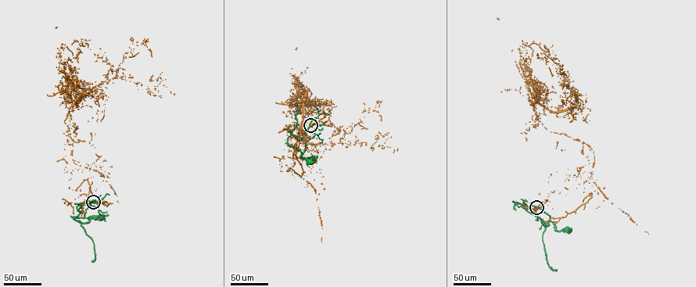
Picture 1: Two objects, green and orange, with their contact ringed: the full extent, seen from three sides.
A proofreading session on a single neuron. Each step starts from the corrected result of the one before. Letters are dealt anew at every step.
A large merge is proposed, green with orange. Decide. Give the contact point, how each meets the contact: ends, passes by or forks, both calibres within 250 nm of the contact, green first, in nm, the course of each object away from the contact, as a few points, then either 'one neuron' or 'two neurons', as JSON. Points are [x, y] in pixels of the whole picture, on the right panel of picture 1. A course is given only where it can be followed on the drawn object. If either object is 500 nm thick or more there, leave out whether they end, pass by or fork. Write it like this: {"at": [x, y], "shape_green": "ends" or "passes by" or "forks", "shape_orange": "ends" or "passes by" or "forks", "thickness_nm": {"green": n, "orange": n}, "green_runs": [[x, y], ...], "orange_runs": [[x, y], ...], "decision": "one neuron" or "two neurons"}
{"at": [536, 207], "thickness_nm": {"green": 500, "orange": 550}, "green_runs": [[536, 207], [550, 216], [549, 223], [544, 221], [552, 222], [556, 230], [569, 231]], "orange_runs": [[536, 207], [564, 217], [593, 182], [590, 147], [534, 113], [535, 102], [575, 107], [546, 59], [552, 76]], "decision": "two neurons"}

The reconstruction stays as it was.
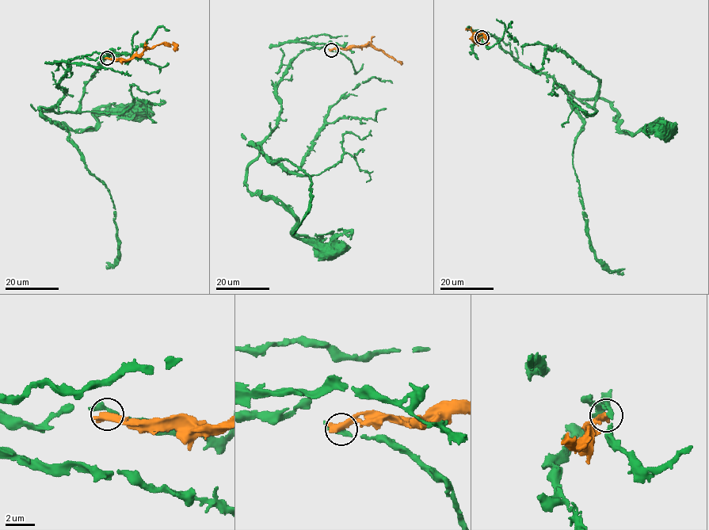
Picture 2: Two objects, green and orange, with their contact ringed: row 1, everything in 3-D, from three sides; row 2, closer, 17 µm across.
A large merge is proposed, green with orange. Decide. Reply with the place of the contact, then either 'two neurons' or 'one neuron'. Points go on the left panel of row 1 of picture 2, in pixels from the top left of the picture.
place (107, 58); two neurons

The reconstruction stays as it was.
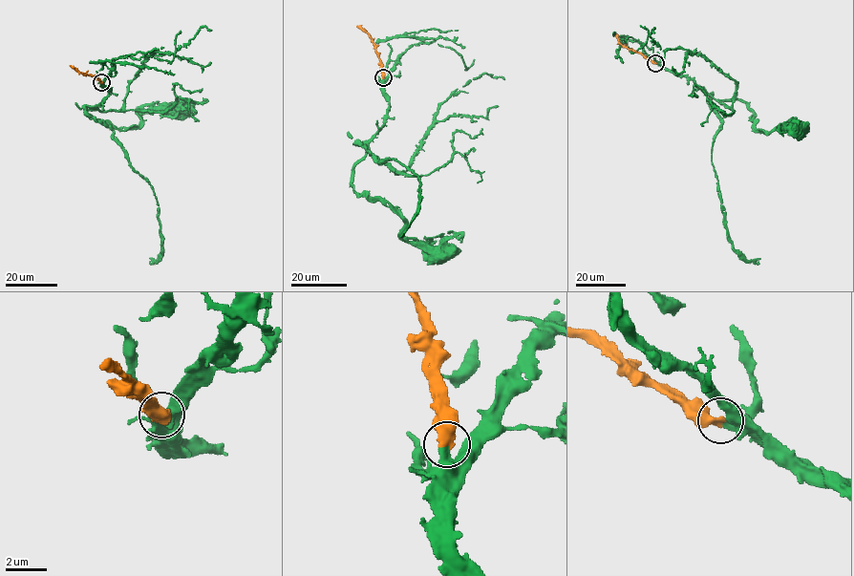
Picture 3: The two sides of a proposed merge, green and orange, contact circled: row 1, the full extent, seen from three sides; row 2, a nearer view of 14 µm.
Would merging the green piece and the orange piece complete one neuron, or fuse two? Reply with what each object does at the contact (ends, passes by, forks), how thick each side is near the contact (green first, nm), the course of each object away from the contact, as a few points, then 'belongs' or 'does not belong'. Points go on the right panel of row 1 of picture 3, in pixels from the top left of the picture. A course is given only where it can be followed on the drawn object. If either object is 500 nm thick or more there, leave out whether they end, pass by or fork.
calibres 400 and 550 nm; course green (655, 63), (689, 77), (715, 99), (744, 101), (755, 116), (757, 129), (768, 132), (789, 125), (800, 131); course orange (655, 63), (624, 47), (616, 33); belongs

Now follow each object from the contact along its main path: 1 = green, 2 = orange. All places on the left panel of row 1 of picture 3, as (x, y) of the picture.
1: (101, 82), (109, 95), (86, 112), (119, 129), (138, 126), (142, 114), (176, 110)
2: (101, 82), (69, 66)

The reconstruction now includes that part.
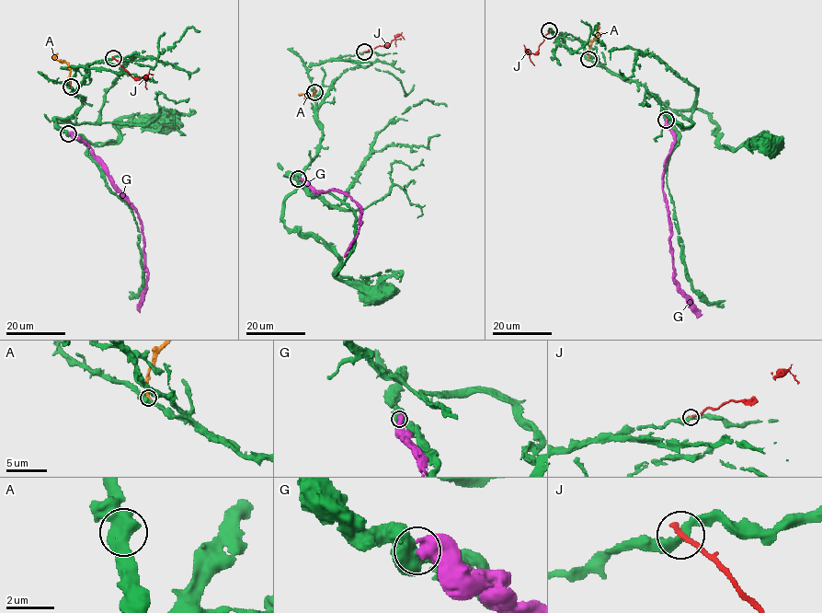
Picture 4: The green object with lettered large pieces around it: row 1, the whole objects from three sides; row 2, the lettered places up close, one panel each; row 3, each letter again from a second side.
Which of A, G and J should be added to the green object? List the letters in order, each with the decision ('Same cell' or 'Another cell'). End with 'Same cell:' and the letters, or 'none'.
A: Same cell
G: Another cell
J: Another cell
Same cell: A

